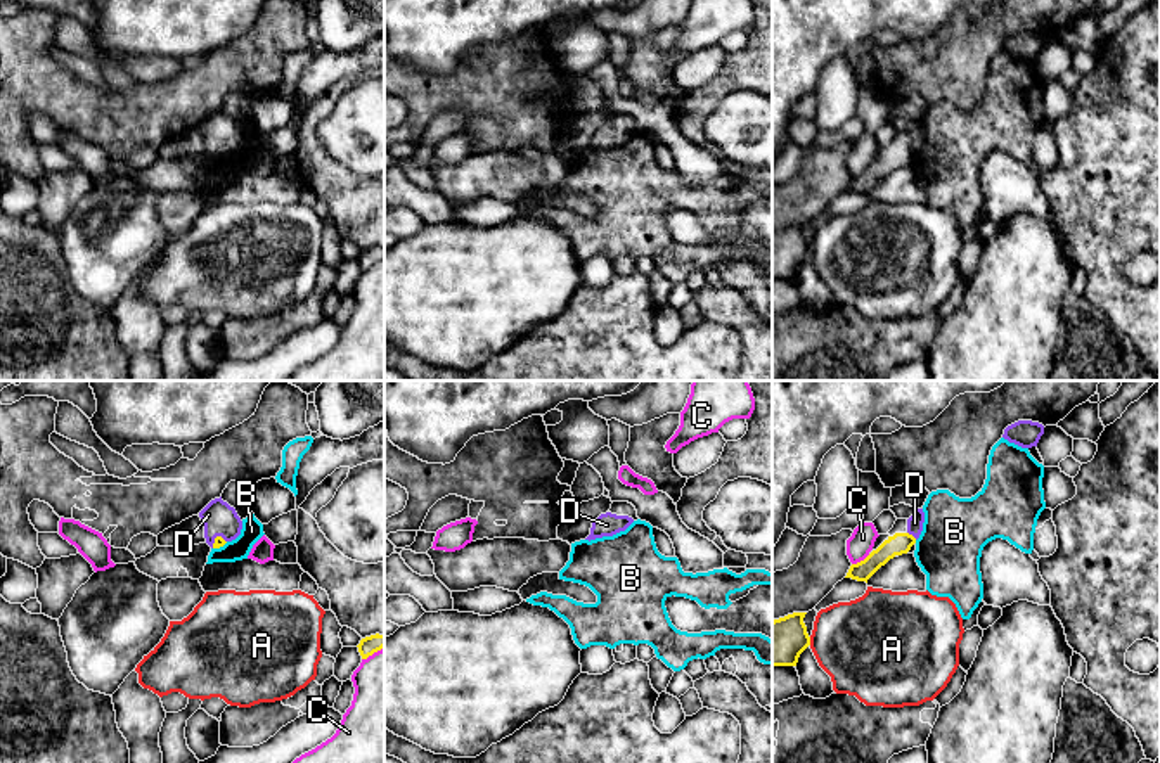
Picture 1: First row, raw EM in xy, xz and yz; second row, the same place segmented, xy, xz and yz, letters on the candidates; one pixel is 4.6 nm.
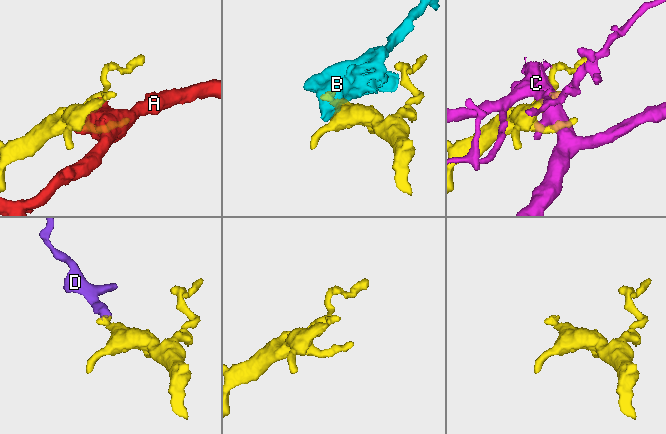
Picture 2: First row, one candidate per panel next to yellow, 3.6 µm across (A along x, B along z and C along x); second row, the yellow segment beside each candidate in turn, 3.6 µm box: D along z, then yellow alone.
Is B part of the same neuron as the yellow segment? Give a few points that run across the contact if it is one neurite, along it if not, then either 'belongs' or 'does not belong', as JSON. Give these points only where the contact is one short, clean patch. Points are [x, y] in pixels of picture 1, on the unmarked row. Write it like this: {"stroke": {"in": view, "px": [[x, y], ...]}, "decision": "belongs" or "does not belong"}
{"stroke": {"in": "xy", "px": [[227, 154], [213, 161]]}, "decision": "does not belong"}

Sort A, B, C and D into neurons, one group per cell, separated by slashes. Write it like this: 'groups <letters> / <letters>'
groups A / B / C / D

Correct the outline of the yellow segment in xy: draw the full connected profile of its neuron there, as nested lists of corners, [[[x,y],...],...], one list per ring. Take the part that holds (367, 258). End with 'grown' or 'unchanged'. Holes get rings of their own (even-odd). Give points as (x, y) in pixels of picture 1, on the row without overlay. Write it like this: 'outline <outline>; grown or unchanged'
outline [[[376,246],[376,247],[365,249],[360,253],[357,260],[362,272],[367,272],[369,268],[372,268],[374,265],[384,260],[384,247]]]; unchanged

